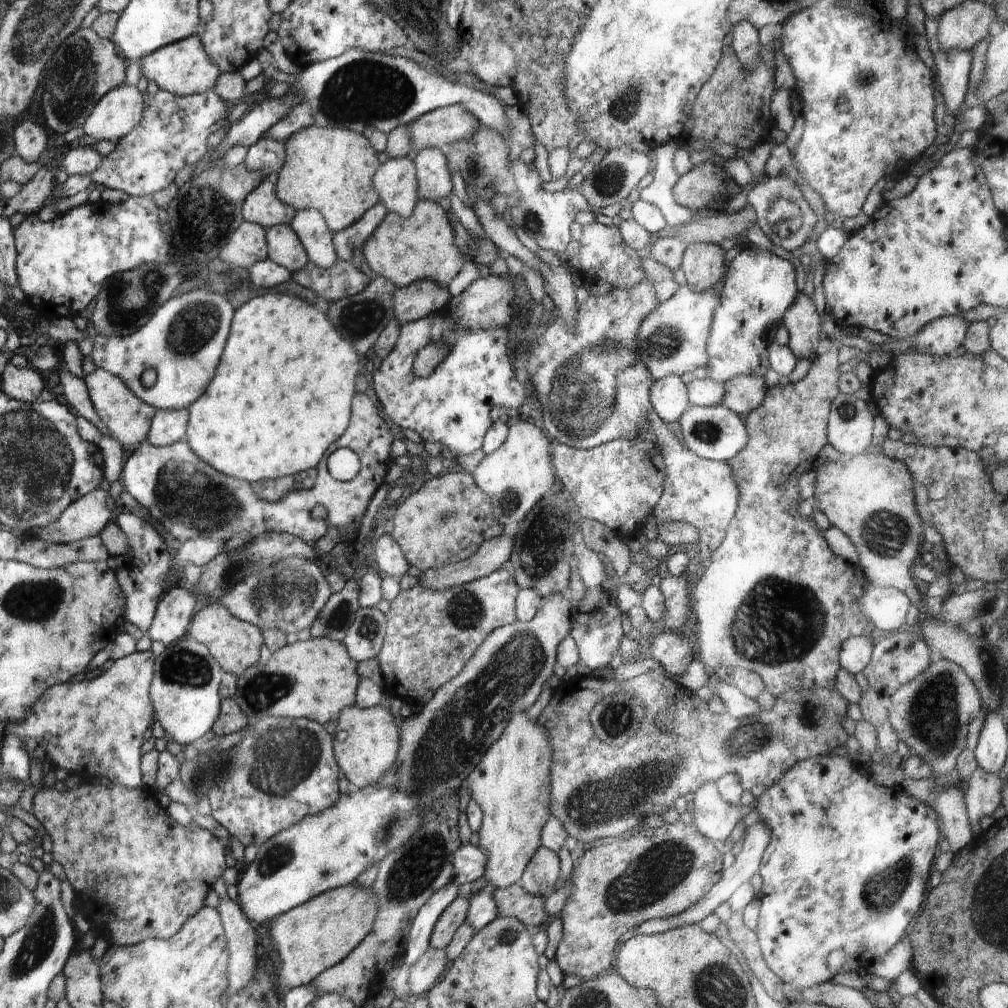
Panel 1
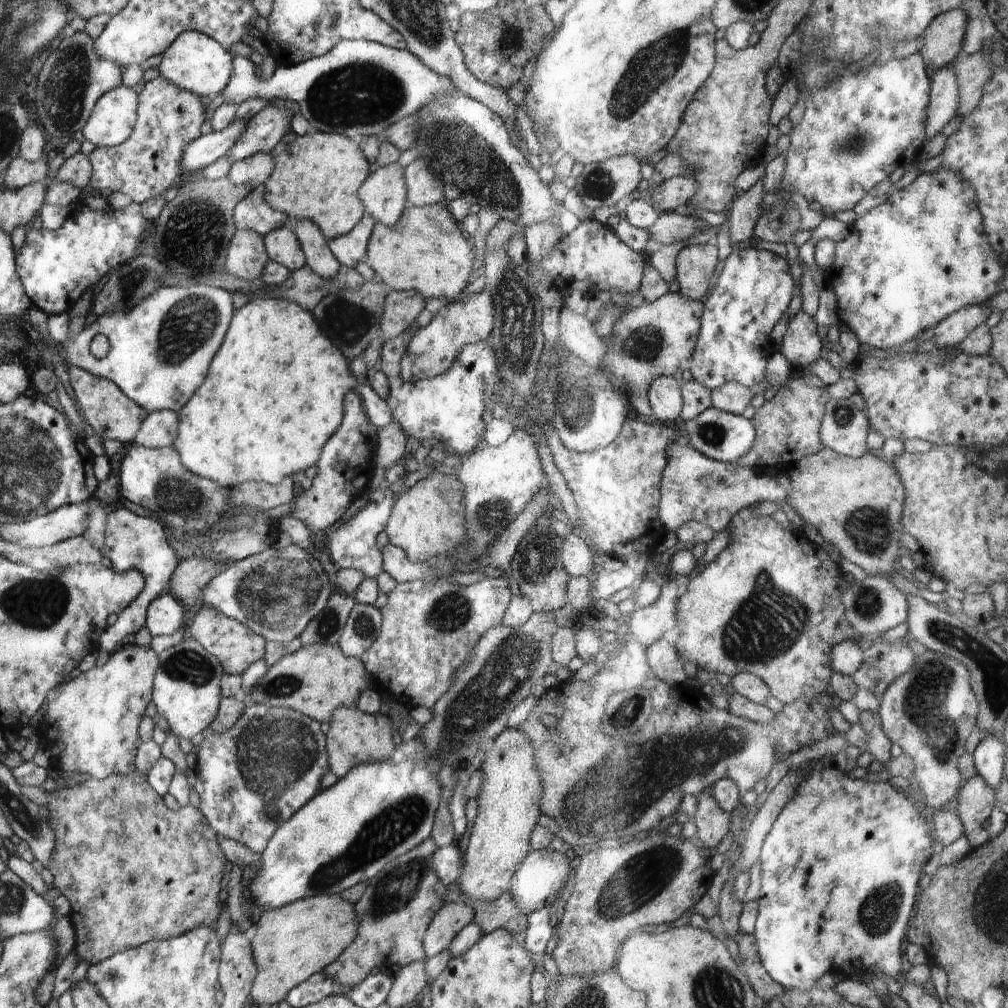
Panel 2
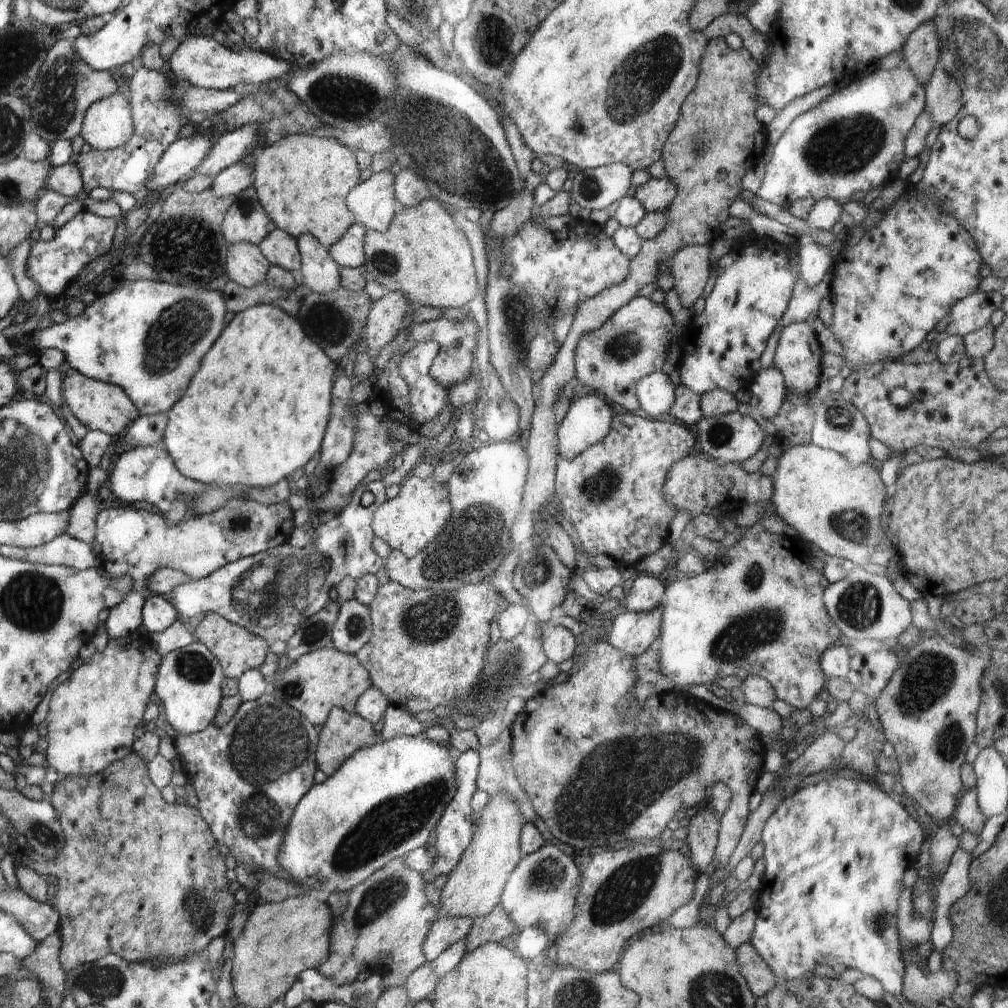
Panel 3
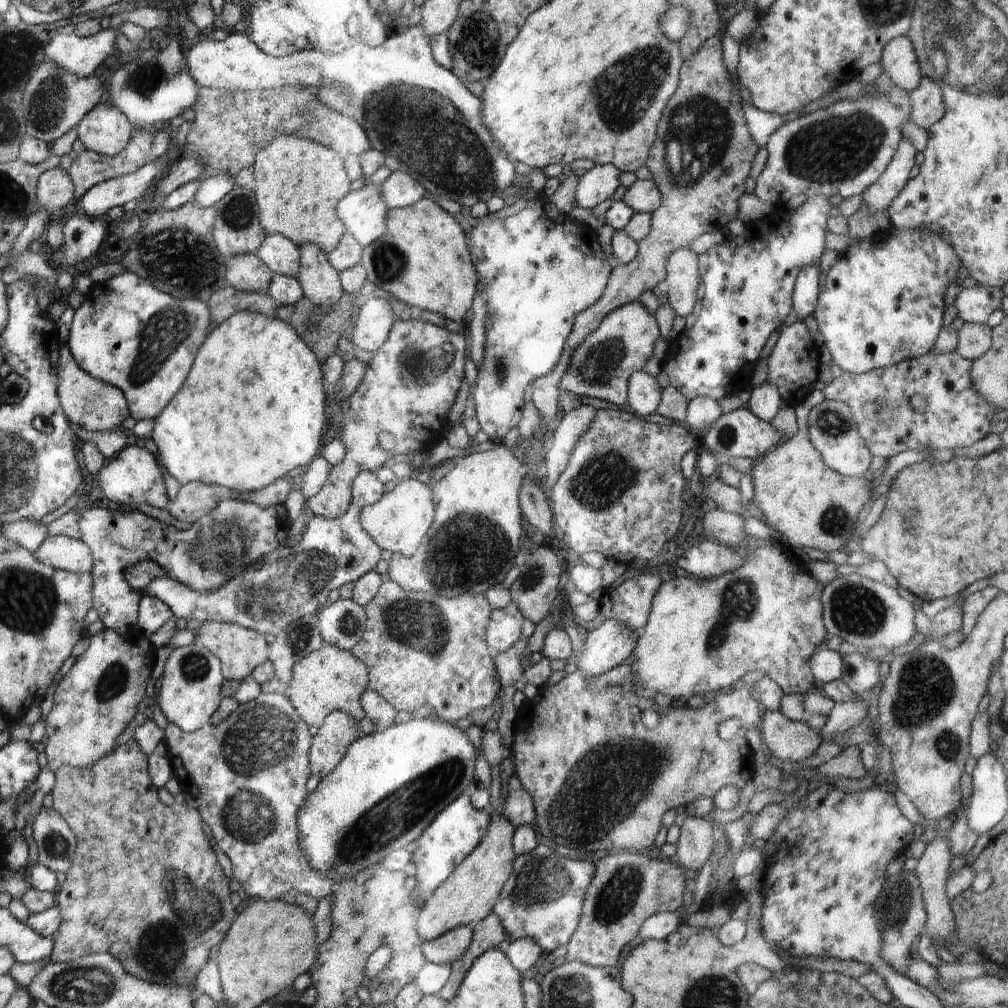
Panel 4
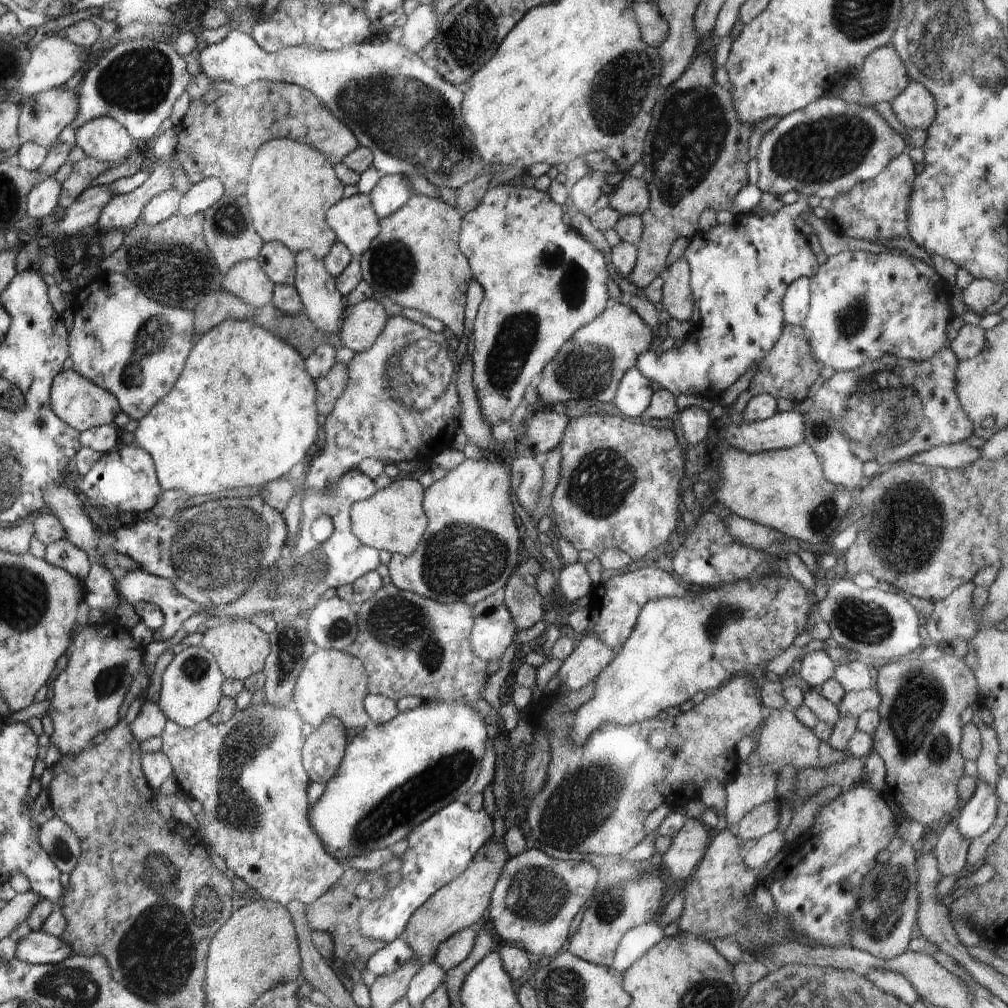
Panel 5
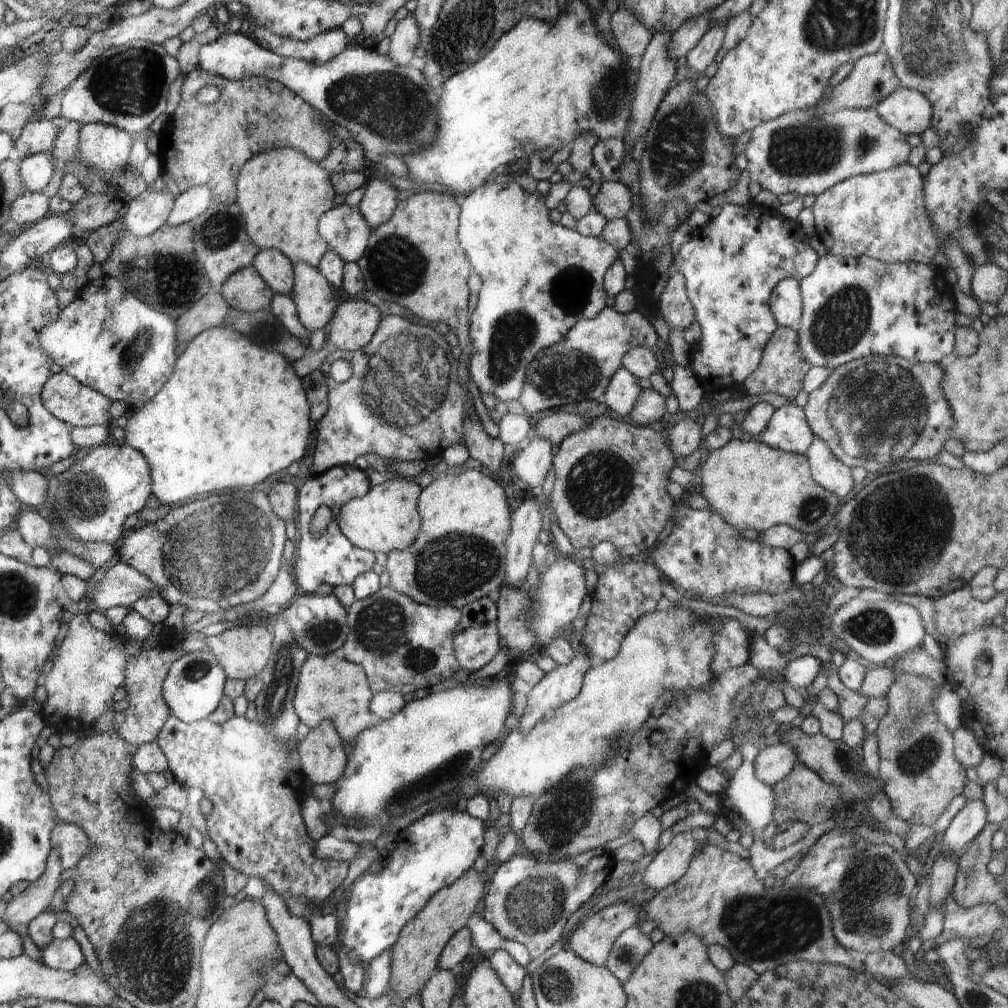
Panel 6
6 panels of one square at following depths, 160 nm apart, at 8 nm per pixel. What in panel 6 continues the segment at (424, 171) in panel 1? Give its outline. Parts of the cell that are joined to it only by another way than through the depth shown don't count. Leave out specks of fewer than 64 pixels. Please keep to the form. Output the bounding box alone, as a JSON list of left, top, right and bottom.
[358,178,398,228]

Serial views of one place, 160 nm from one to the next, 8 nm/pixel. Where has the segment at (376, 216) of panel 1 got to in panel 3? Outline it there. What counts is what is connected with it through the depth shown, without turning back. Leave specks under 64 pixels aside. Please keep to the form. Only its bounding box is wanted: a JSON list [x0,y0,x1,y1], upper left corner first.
[329,224,365,268]

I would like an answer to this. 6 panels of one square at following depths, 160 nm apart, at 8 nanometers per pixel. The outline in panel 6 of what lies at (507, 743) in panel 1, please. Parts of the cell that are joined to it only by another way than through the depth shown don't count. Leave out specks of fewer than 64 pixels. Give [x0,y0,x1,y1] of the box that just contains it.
[390,868,484,1002]

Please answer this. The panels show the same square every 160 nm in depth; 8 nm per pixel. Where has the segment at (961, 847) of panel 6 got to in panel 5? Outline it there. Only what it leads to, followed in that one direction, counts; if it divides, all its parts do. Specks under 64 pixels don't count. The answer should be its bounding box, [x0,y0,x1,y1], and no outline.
[956,778,1000,840]

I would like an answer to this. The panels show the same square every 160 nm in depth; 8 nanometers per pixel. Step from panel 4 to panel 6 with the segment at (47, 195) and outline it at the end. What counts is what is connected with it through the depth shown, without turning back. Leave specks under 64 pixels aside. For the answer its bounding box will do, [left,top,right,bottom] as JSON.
[10,192,49,228]

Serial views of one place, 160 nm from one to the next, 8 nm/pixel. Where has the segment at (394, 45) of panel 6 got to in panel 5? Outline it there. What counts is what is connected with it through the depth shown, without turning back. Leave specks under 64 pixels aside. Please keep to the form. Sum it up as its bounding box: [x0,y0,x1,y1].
[400,4,441,53]

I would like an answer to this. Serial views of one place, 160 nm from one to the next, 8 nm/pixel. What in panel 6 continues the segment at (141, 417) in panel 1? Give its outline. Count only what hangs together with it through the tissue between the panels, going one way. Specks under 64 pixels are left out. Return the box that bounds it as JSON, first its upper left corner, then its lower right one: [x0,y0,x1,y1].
[41,372,110,427]

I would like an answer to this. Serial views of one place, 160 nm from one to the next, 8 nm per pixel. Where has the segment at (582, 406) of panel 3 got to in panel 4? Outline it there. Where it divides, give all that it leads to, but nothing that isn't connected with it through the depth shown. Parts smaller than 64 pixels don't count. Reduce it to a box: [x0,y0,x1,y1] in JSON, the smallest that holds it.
[541,405,597,498]

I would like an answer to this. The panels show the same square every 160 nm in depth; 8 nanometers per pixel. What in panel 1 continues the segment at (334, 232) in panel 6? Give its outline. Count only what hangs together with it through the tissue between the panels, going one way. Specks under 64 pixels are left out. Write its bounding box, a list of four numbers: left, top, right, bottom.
[373,157,418,218]

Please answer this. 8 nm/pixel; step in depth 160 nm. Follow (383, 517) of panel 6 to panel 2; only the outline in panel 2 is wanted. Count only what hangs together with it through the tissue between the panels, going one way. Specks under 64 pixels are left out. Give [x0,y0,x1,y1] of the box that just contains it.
[385,469,465,562]

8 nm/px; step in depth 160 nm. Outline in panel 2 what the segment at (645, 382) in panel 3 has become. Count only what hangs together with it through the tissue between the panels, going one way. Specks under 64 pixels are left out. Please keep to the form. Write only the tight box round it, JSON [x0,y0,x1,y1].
[648,376,682,422]

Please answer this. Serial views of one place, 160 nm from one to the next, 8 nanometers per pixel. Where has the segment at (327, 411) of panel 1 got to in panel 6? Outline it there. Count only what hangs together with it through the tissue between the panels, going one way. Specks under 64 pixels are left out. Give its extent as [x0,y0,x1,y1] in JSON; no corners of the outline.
[122,327,310,506]

